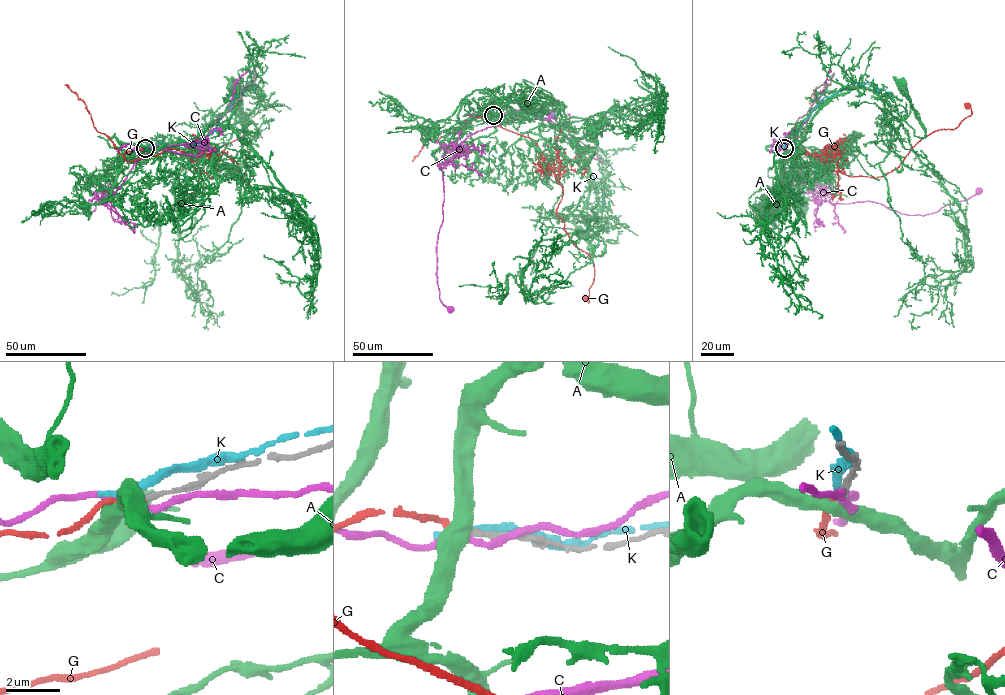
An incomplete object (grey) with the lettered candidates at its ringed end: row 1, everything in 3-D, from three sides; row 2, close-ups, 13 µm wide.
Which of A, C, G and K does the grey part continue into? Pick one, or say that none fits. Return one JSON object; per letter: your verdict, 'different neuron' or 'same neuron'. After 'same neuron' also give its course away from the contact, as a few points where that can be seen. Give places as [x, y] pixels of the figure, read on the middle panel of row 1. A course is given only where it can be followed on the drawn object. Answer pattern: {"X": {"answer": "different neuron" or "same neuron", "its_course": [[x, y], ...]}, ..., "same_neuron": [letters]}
{"A": {"answer": "different neuron"}, "C": {"answer": "different neuron"}, "G": {"answer": "same neuron", "its_course": [[492, 114], [471, 117], [530, 138], [562, 187], [556, 214], [572, 242], [593, 263], [589, 302], [585, 298]]}, "K": {"answer": "different neuron"}, "same_neuron": ["G"]}

